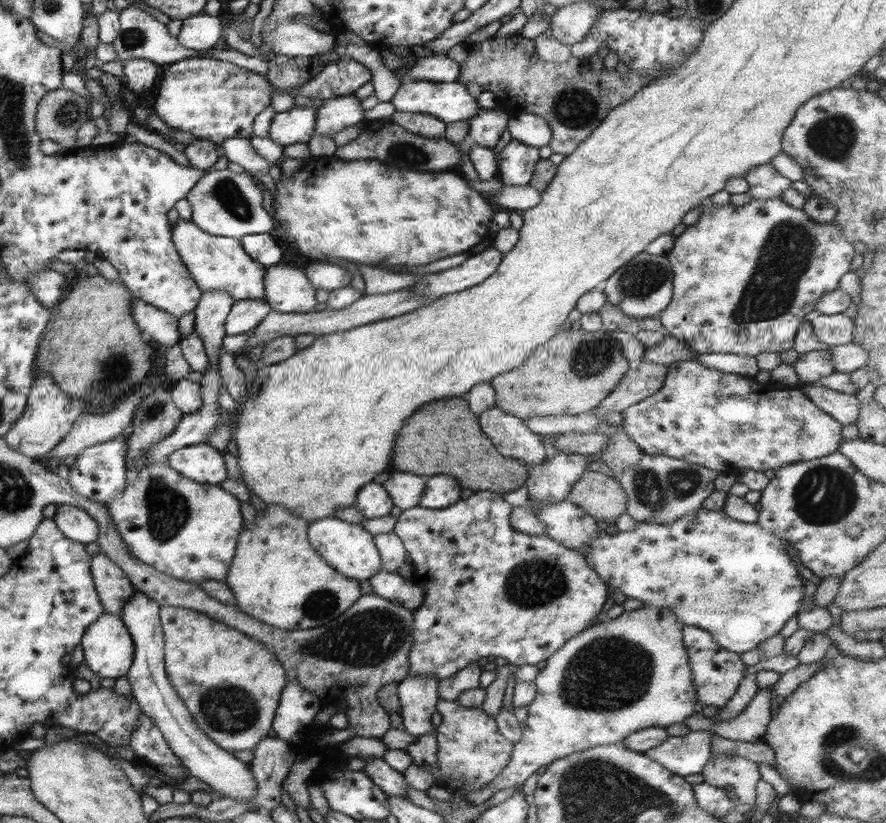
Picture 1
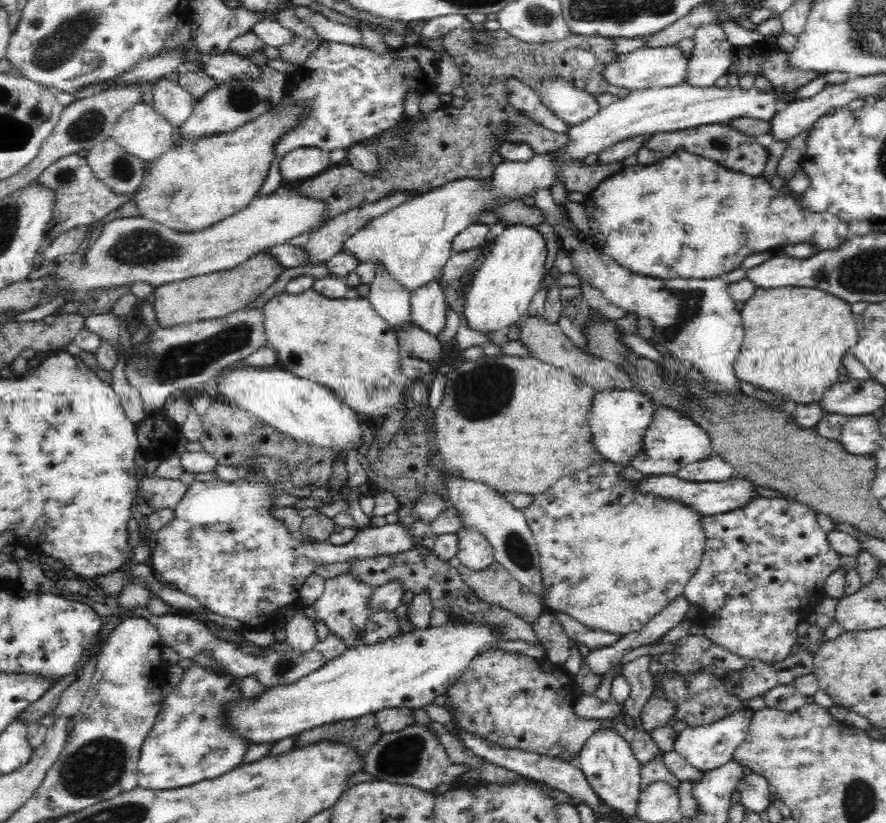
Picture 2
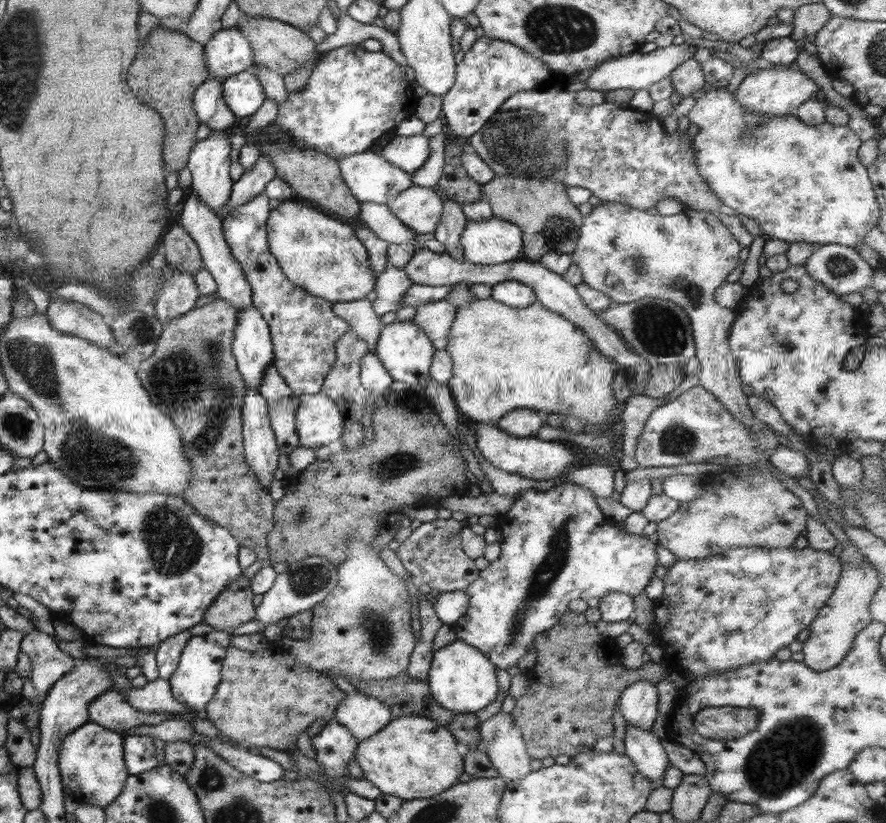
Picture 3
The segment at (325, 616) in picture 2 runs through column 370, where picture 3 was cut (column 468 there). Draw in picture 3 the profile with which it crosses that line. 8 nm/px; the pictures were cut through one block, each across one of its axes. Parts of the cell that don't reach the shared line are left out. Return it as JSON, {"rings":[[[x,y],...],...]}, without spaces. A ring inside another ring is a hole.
{"rings":[[[568,470],[565,471],[565,473],[563,473],[563,475],[559,475],[559,477],[557,477],[557,480],[551,480],[551,482],[548,485],[545,485],[544,487],[539,487],[536,489],[527,489],[527,490],[523,490],[522,493],[521,491],[519,491],[519,493],[517,493],[515,500],[513,501],[513,504],[507,508],[507,510],[505,510],[505,512],[502,512],[499,515],[496,515],[494,517],[494,522],[495,522],[495,527],[499,530],[499,534],[501,534],[500,540],[498,542],[498,545],[500,546],[500,553],[499,556],[493,560],[493,562],[489,562],[489,564],[487,565],[486,568],[482,569],[479,571],[479,574],[477,575],[477,578],[471,583],[469,584],[469,586],[467,586],[467,588],[463,591],[465,591],[465,594],[469,597],[469,604],[467,607],[467,610],[464,612],[464,615],[462,617],[459,617],[459,620],[456,620],[452,625],[452,629],[454,630],[455,636],[457,640],[460,640],[461,642],[464,642],[465,644],[468,644],[469,646],[472,646],[473,648],[476,648],[479,652],[482,652],[487,659],[489,659],[489,662],[491,664],[494,664],[494,666],[497,669],[501,669],[501,670],[508,670],[511,666],[515,666],[519,660],[519,658],[521,658],[521,656],[523,656],[526,651],[527,648],[529,648],[529,646],[531,646],[533,639],[535,638],[535,635],[537,633],[549,630],[551,628],[551,626],[553,626],[558,620],[559,617],[565,613],[567,610],[567,602],[569,602],[569,600],[577,600],[577,598],[581,598],[581,600],[586,601],[588,598],[603,598],[603,596],[607,596],[609,593],[612,592],[622,592],[623,594],[626,594],[627,596],[630,596],[631,598],[633,598],[634,596],[637,596],[637,594],[641,594],[641,591],[644,590],[645,586],[647,586],[647,584],[649,584],[649,580],[651,580],[651,578],[653,578],[653,572],[655,572],[655,566],[657,566],[658,562],[657,562],[657,552],[655,551],[655,546],[656,544],[649,541],[649,539],[647,539],[645,536],[644,537],[640,537],[639,535],[632,535],[632,534],[626,534],[625,531],[618,531],[618,528],[615,527],[615,522],[613,519],[611,518],[606,518],[605,515],[603,515],[603,513],[599,510],[599,507],[597,507],[597,505],[595,504],[595,501],[593,500],[593,495],[586,489],[583,488],[582,486],[577,486],[577,485],[573,485],[571,483],[567,483],[567,481],[563,481],[563,483],[561,483],[561,476],[565,476],[565,474],[567,474],[567,472],[569,472]]]}

